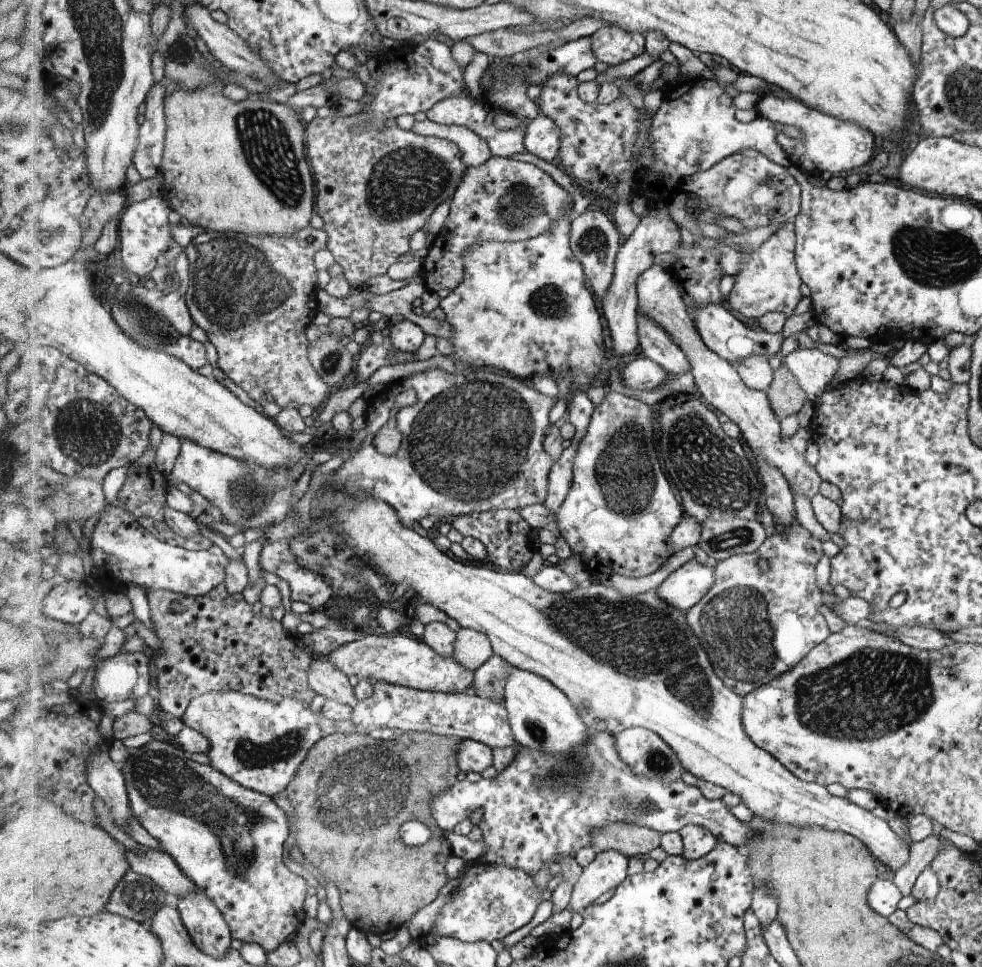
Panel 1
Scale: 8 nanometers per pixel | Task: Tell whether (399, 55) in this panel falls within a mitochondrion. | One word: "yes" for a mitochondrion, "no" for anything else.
no

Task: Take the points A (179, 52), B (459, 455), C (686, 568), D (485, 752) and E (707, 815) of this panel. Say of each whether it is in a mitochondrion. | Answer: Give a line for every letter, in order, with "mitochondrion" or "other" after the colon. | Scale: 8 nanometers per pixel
A: mitochondrion
B: mitochondrion
C: other
D: other
E: other

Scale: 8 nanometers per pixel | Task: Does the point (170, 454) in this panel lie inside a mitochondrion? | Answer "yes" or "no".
no

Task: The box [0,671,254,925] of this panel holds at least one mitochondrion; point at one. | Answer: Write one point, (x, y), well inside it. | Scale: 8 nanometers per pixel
(139, 896)

